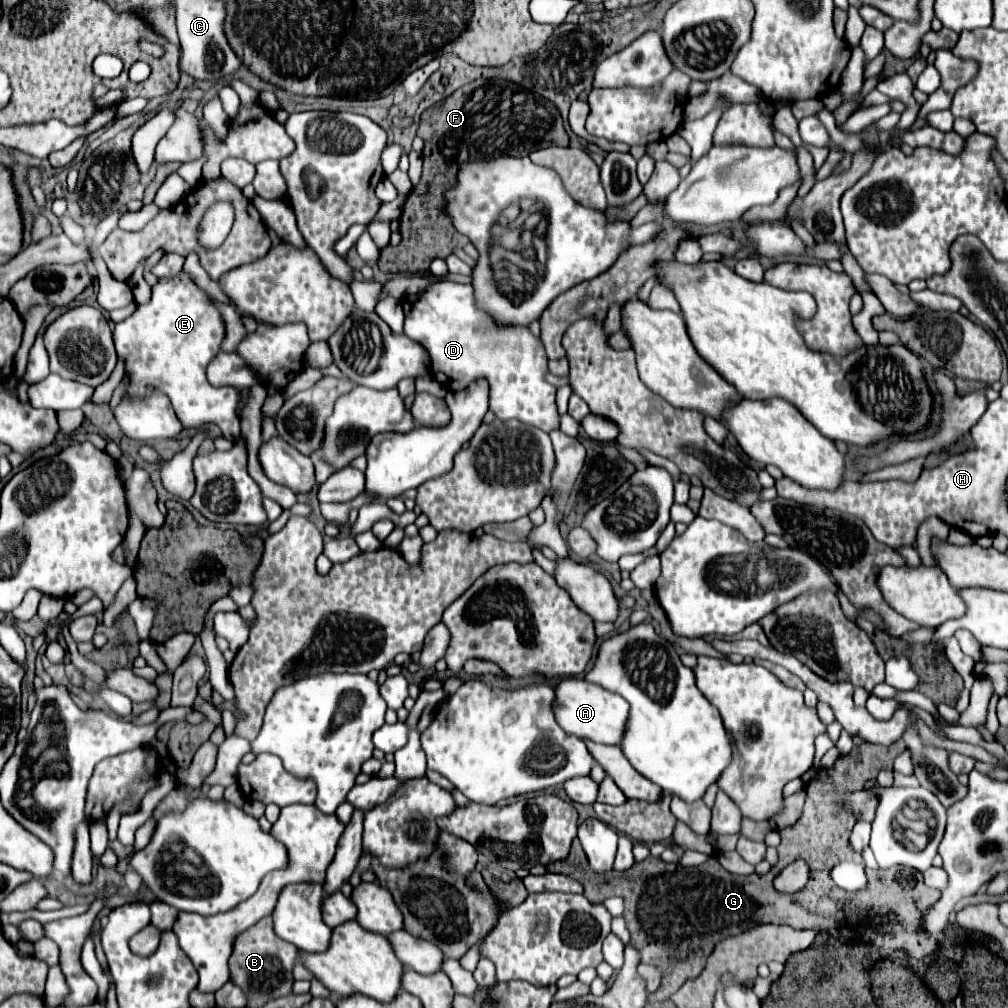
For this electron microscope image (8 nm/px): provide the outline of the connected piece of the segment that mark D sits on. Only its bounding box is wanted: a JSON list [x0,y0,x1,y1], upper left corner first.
[405,281,559,431]

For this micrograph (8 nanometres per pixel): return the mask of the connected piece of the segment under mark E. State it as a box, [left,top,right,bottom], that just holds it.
[115,275,241,441]

